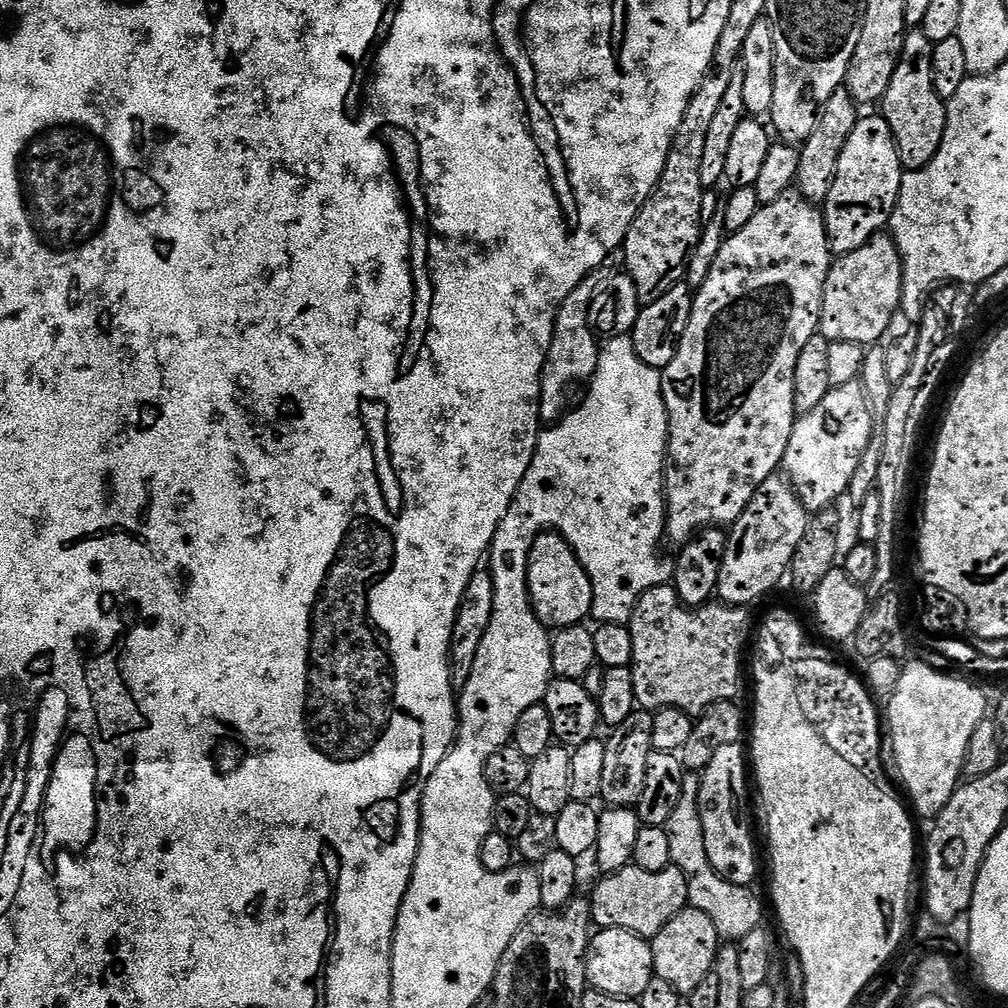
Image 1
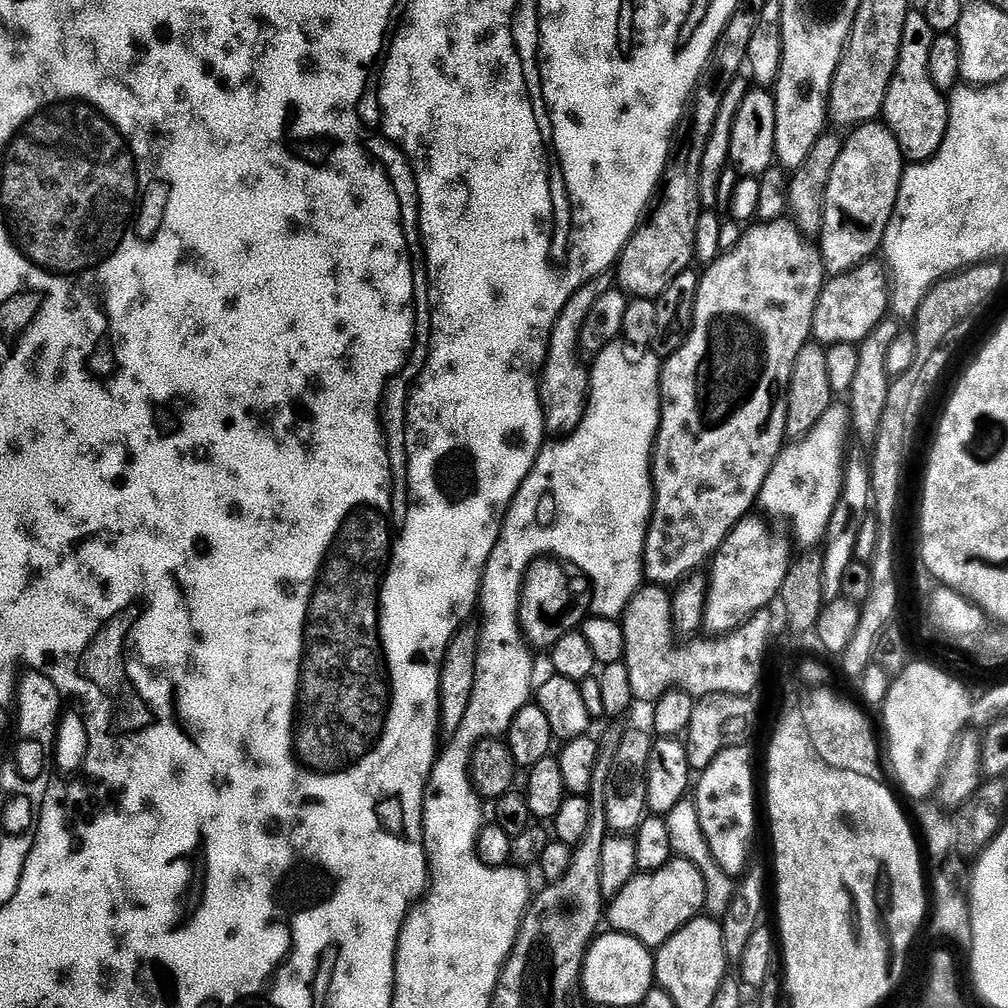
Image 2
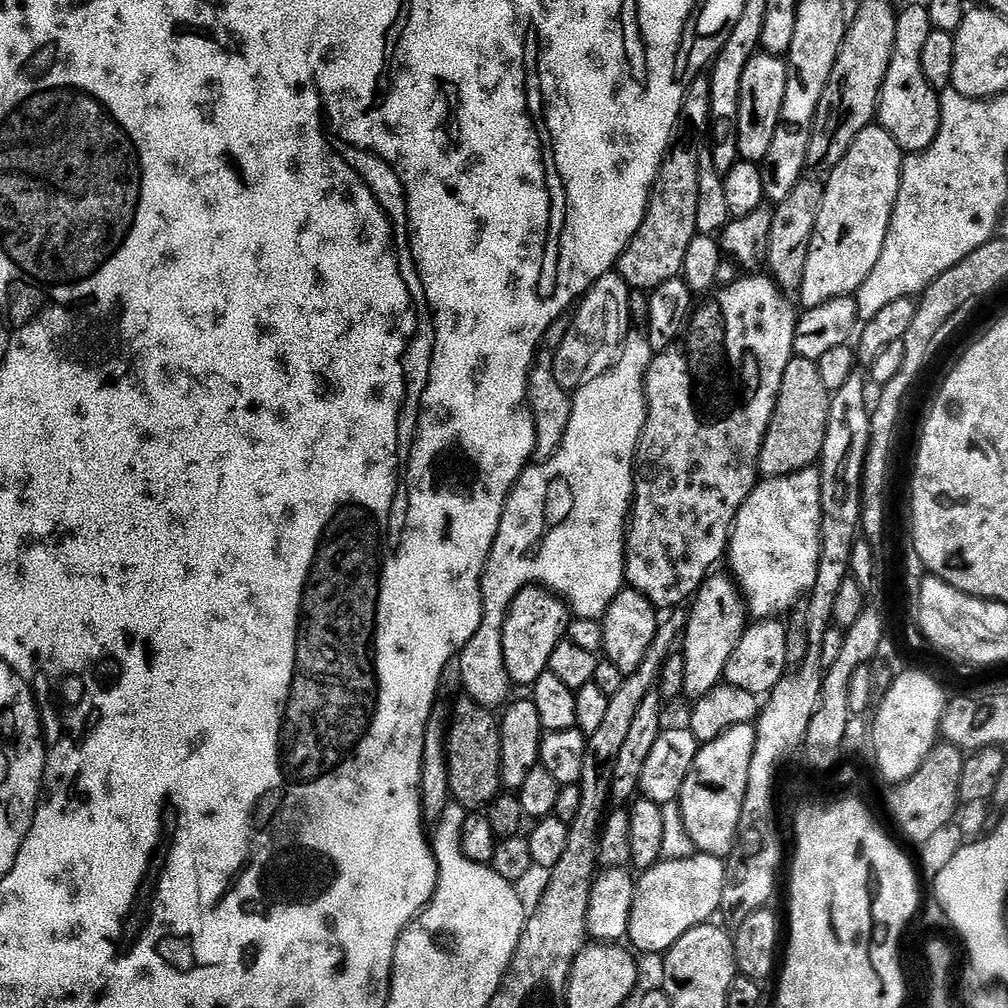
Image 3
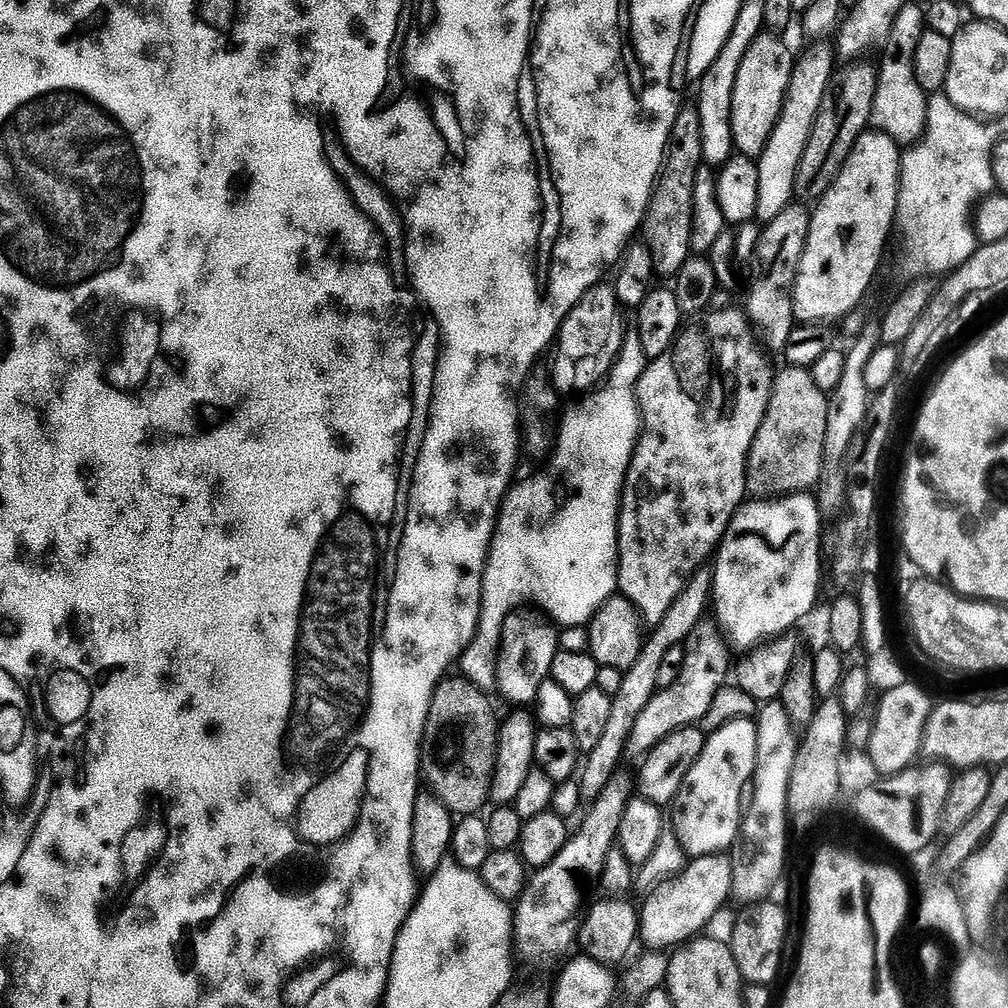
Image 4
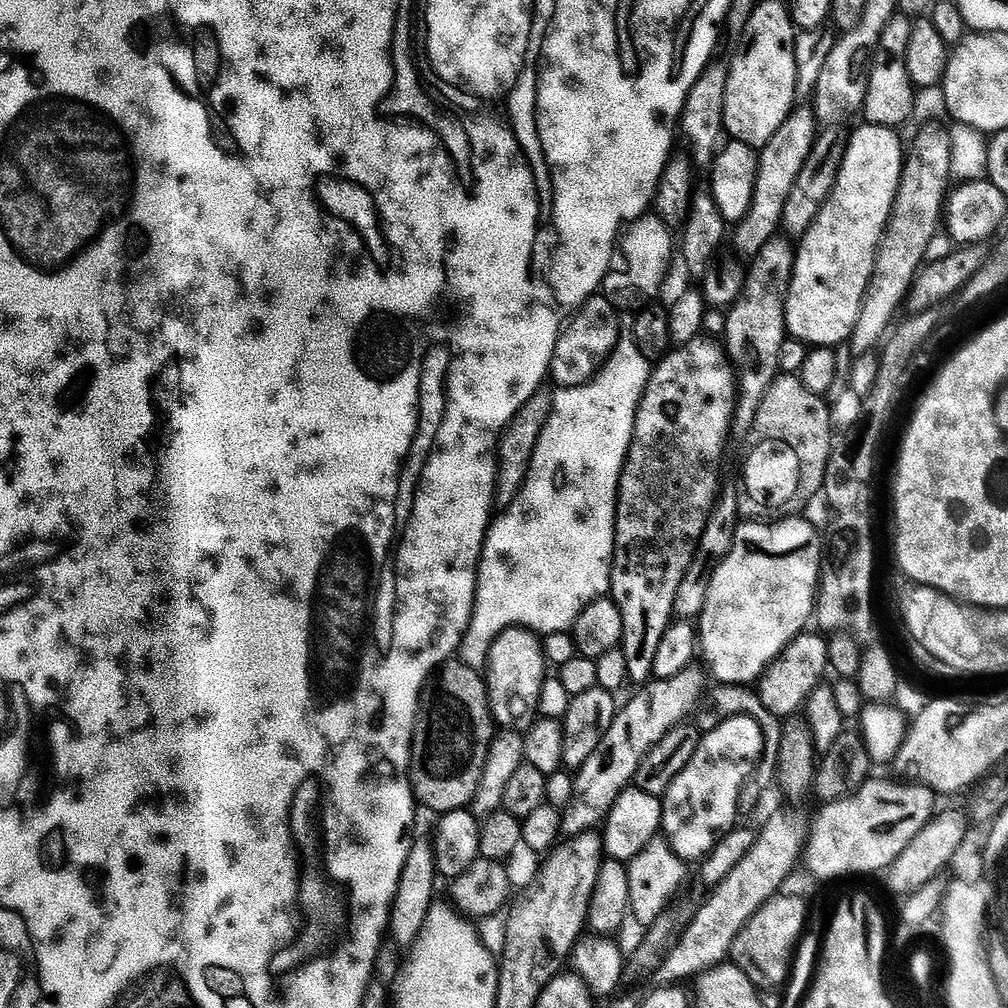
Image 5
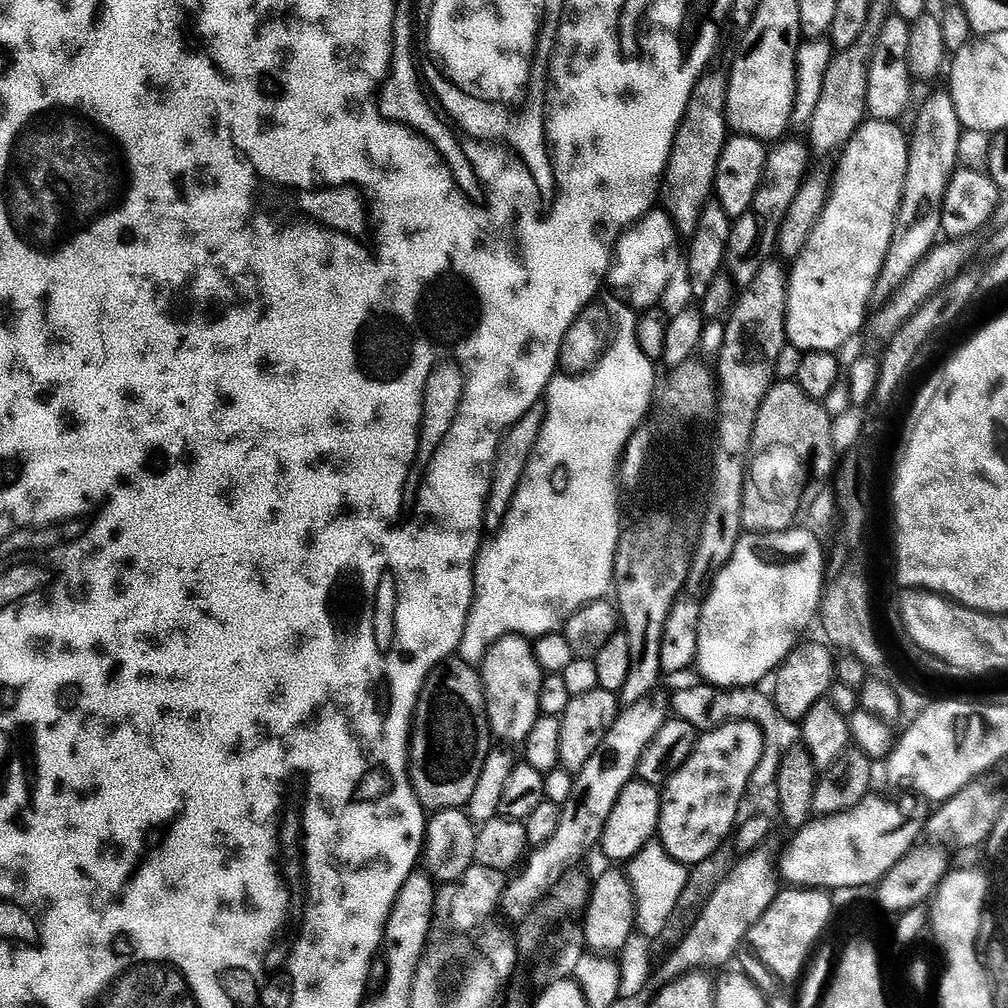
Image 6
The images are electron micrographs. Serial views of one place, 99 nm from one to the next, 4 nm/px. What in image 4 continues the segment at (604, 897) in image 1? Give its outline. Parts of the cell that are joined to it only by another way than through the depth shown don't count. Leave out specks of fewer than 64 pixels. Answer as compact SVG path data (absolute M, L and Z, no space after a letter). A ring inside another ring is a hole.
M728 854L698 856L685 863L684 871L670 880L663 881L647 896L644 908L638 912L638 936L648 950L672 950L689 940L699 937L700 932L719 912L720 907L733 895L732 857Z

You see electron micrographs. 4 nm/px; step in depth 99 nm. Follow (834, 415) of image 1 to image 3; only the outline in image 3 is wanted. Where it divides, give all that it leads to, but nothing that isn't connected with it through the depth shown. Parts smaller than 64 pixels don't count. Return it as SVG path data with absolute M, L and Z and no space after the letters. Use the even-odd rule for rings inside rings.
M815 467L789 476L761 479L738 510L736 523L732 526L732 539L728 541L726 564L732 567L731 575L746 597L747 611L751 615L753 612L757 621L779 617L779 612L791 613L794 608L792 603L815 587L821 545L821 517L816 513L820 511L820 474ZM808 511L814 512L814 516L795 516L792 513Z

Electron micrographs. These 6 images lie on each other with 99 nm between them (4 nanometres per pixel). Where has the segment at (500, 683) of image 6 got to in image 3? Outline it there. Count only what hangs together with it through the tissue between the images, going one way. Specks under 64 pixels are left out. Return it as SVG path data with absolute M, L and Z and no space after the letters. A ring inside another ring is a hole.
M529 586L512 599L508 615L504 617L502 654L513 685L534 685L540 675L548 671L550 654L554 654L554 646L558 646L565 639L569 623L570 609L567 603L546 588Z

